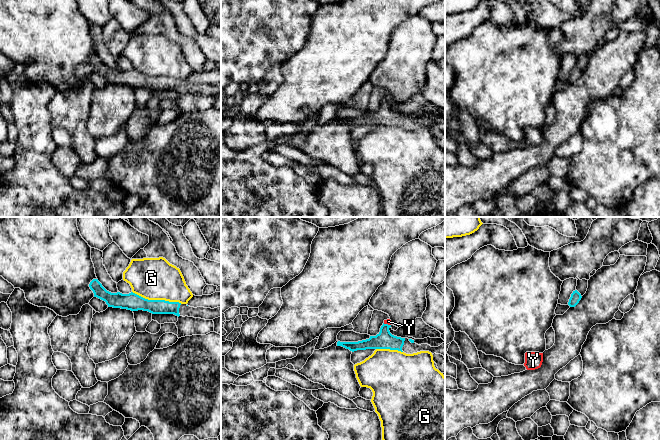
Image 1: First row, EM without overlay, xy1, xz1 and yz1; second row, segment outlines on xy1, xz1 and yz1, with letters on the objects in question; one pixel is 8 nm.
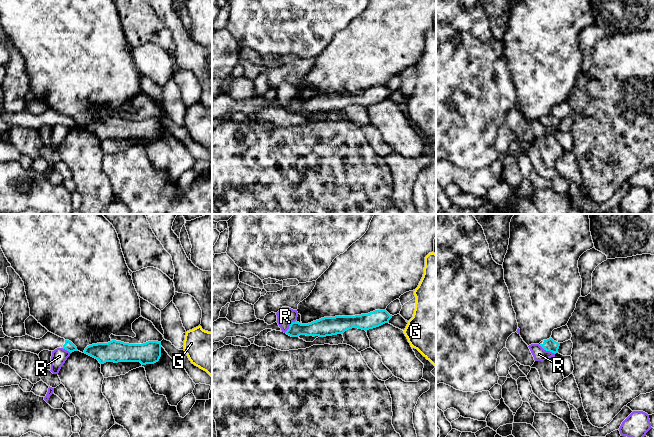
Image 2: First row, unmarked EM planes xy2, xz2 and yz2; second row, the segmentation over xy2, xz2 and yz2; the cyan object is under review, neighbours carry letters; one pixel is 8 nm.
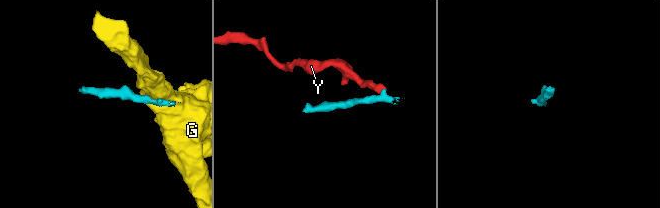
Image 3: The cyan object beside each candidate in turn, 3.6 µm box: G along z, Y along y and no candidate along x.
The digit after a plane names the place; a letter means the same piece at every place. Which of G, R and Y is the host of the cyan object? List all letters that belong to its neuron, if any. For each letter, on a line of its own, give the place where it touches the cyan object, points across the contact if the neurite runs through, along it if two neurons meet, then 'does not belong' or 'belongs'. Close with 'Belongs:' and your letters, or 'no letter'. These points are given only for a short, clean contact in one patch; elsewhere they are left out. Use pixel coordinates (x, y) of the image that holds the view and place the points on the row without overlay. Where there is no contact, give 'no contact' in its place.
G: xy1 (157, 76) | does not belong
R: yz2 (547, 126) | along yz2 (539, 121), (554, 130) | does not belong
Y: xz1 (387, 100) | along xz1 (383, 99), (390, 101) | does not belong
Belongs: no letter

